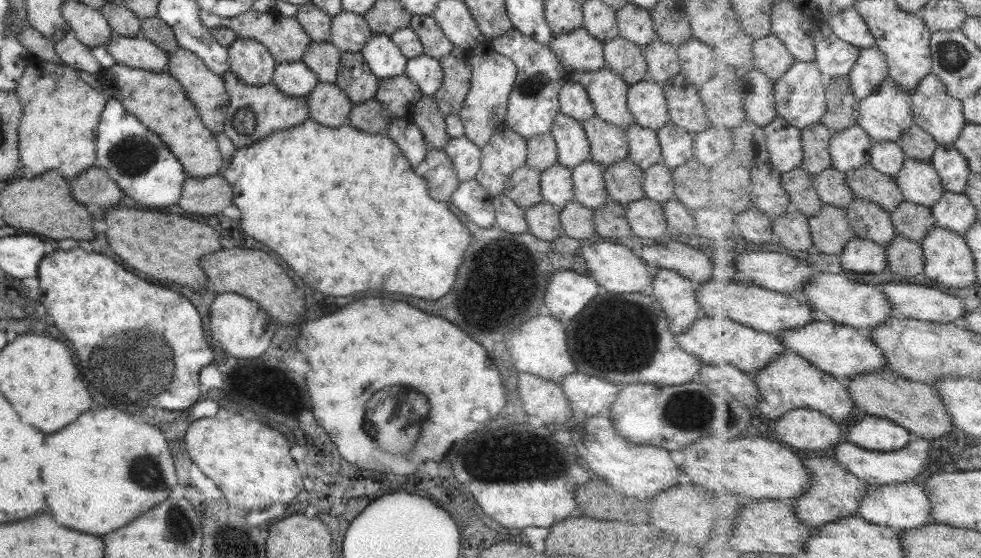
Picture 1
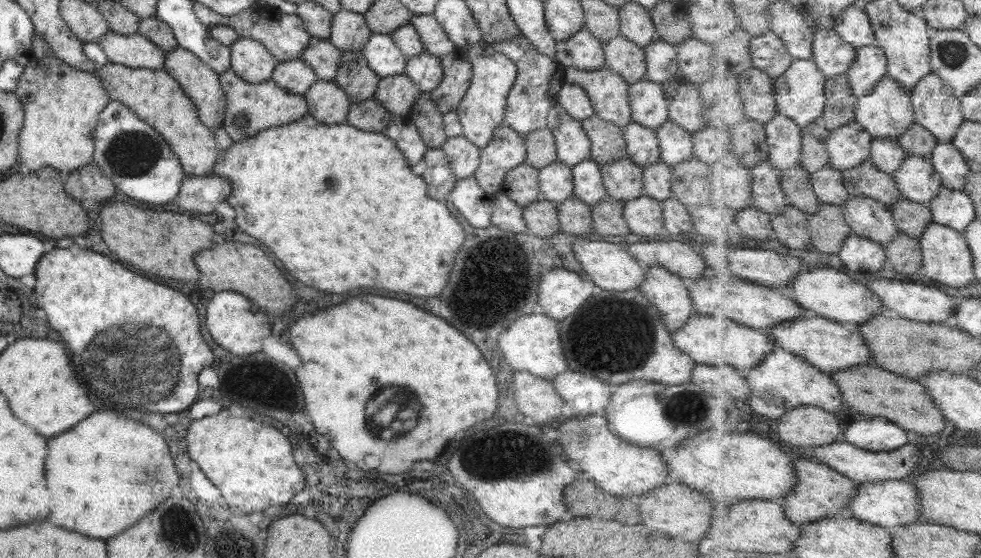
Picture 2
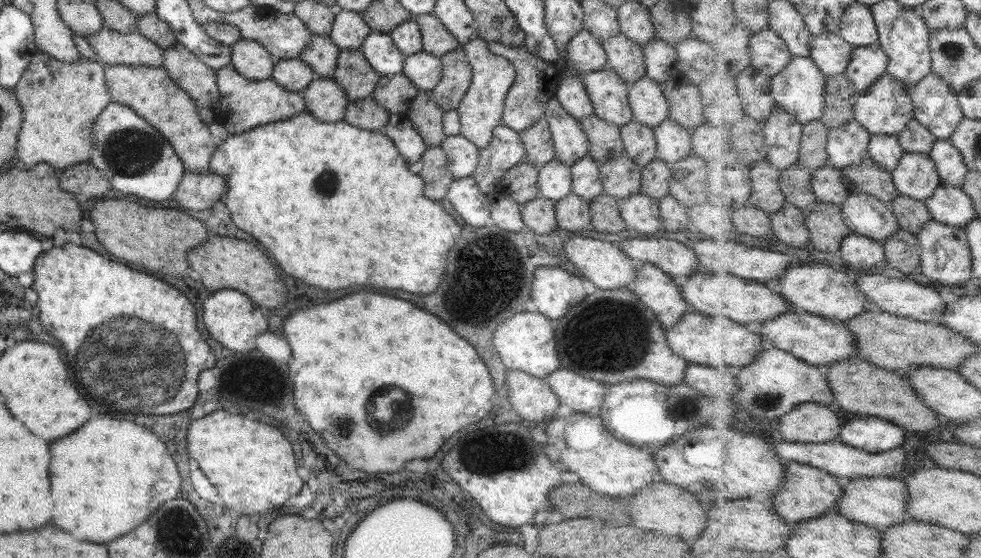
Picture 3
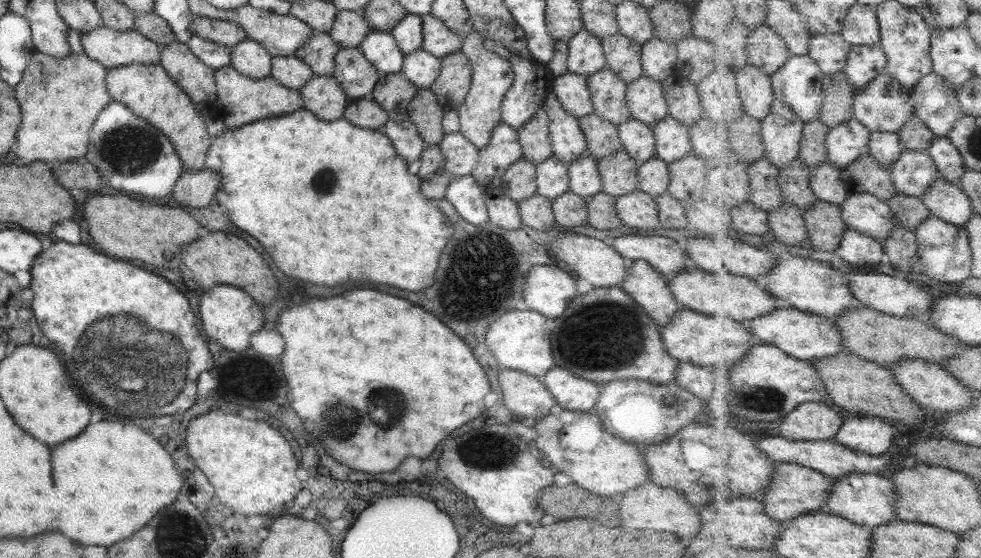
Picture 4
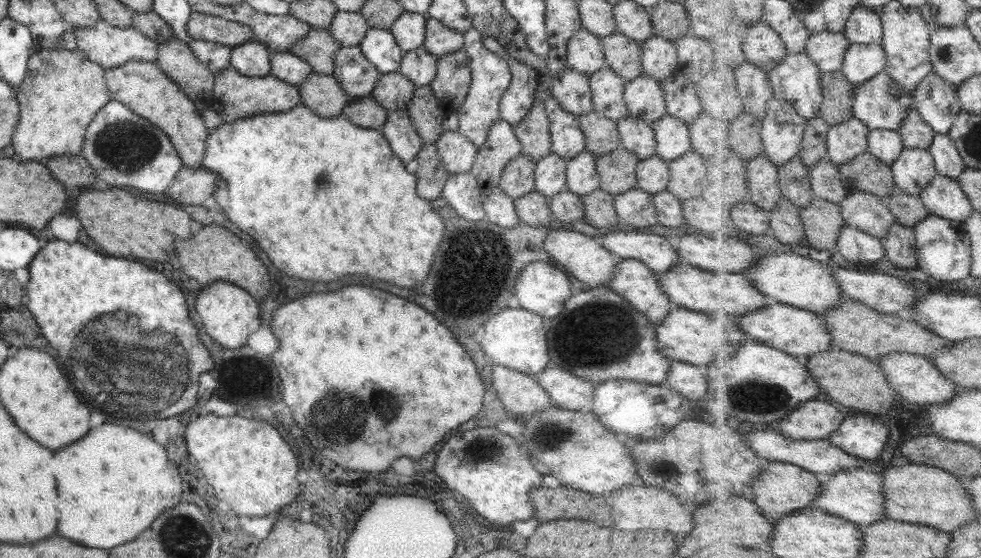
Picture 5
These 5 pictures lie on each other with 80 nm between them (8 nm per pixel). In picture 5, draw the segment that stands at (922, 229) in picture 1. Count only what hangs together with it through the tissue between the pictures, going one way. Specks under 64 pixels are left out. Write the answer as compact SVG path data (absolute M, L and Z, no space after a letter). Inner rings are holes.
M896 191L886 198L888 207L897 217L897 221L905 226L914 227L930 215L930 209L922 201L920 195L911 195Z

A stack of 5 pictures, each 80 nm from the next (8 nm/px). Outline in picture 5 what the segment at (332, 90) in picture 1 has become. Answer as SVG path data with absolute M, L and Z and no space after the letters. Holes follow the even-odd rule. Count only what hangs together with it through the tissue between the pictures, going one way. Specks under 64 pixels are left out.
M309 73L299 84L299 104L321 118L335 118L351 99L346 95L332 75Z

